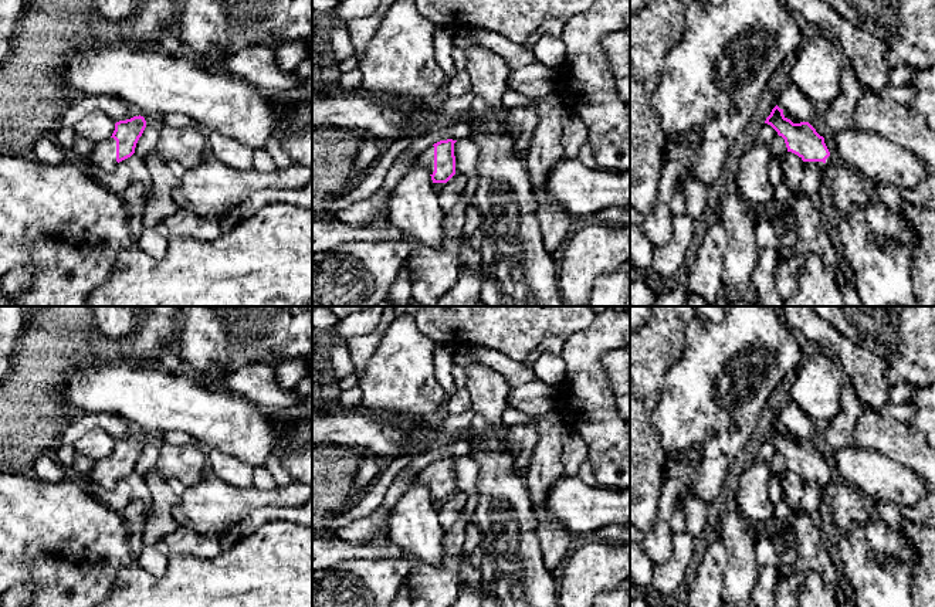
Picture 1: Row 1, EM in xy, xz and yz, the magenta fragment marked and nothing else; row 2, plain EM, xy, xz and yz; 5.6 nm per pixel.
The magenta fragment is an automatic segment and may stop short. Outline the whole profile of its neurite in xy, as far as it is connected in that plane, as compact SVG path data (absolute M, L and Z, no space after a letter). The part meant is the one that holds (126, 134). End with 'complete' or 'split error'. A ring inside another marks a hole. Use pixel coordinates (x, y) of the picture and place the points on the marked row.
M133 116L115 123L115 130L108 140L95 143L92 152L84 157L68 156L79 166L96 166L112 172L116 165L135 153L136 143L146 128L143 116Z; split error

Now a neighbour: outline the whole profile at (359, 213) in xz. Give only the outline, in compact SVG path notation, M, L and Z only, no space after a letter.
M458 121L436 132L424 133L417 138L407 149L404 149L386 173L386 179L380 189L370 197L352 203L346 208L338 211L335 218L350 225L365 225L380 211L382 206L389 201L393 189L399 184L407 172L409 163L431 145L440 140L458 140L472 133L470 121Z

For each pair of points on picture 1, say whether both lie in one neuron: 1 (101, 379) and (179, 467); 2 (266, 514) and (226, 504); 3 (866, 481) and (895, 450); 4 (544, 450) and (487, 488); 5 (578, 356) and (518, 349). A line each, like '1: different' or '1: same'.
1: different
2: different
3: different
4: different
5: different

